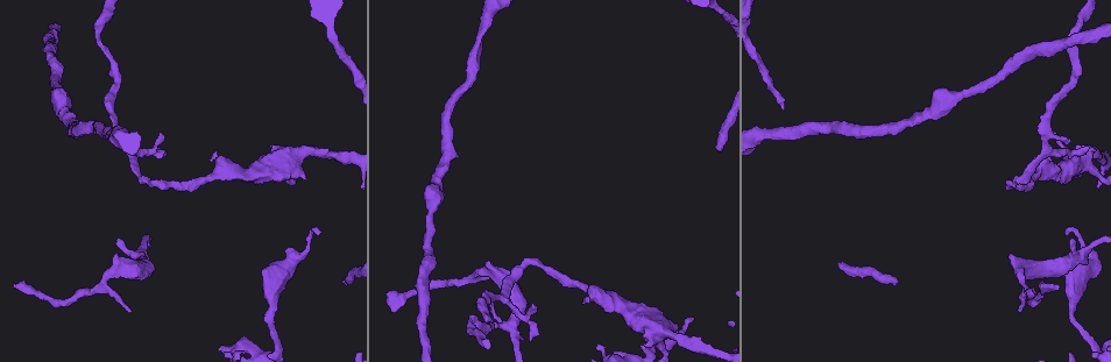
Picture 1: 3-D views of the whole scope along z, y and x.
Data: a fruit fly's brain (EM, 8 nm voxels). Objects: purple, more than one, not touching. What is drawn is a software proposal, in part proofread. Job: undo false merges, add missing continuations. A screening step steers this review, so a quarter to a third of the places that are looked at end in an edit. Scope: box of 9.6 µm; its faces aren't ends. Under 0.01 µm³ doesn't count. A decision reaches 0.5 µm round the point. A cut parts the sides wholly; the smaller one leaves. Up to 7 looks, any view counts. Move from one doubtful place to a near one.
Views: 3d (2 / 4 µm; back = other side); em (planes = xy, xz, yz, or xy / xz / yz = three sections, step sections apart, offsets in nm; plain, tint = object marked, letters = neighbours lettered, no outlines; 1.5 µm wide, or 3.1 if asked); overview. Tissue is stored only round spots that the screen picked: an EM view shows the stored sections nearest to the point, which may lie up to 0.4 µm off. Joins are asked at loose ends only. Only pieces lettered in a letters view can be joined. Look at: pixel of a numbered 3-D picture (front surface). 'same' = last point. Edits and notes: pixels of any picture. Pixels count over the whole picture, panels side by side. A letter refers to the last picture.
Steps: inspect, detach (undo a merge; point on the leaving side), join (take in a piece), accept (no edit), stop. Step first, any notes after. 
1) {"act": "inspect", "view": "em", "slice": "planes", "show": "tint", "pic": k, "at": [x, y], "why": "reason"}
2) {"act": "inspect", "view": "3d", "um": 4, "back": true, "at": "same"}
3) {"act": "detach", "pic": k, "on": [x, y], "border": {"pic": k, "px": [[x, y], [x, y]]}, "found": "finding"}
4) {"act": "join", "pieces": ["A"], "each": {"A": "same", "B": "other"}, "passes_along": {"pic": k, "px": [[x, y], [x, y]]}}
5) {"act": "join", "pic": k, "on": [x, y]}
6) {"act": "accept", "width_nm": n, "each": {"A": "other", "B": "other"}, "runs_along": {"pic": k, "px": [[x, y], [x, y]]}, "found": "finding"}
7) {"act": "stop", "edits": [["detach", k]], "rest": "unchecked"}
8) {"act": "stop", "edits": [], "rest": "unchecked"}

{"act": "inspect", "view": "em", "slice": "xy", "step": 4, "show": "tint", "pic": 1, "at": [299, 256], "why": "thick turns thin"}

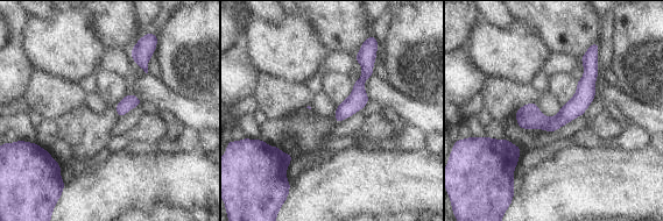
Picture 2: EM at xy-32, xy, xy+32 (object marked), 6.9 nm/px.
{"act": "inspect", "view": "em", "slice": "planes", "show": "letters", "at": "same", "why": "cut it another way"}

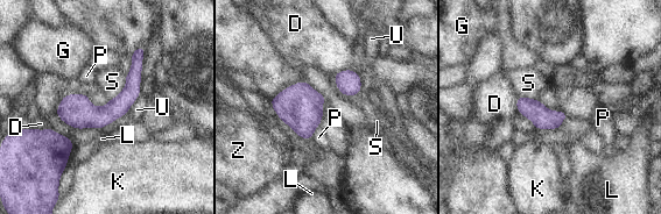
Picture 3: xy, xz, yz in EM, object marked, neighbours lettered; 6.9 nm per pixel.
{"act": "accept", "width_nm": 150, "each": {"D": "other", "G": "other", "K": "other", "L": "other", "P": "other", "S": "other", "U": "other", "Z": "other"}, "border": {"pic": 3, "px": [[358, 73], [360, 80], [359, 93]]}, "found": "continuous, no second neuron"}

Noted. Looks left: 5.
{"act": "inspect", "view": "em", "slice": "planes", "show": "letters", "pic": 1, "at": [1086, 147], "why": "branch stops here"}

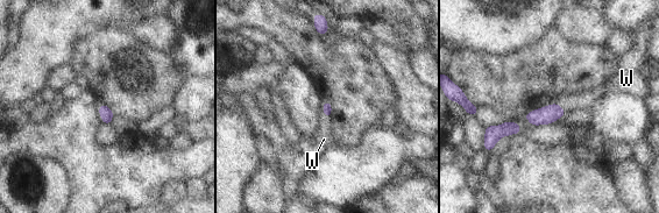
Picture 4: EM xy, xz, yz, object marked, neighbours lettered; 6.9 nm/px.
{"act": "join", "pieces": ["W"], "longest_contact_nm": ["W", 100], "each": {"W": "same"}, "passes_along": {"pic": 4, "px": [[545, 115], [561, 107], [585, 99]]}, "found": "the neuron continues"}

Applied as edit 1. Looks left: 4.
{"act": "inspect", "view": "overview", "why": "redraw"}

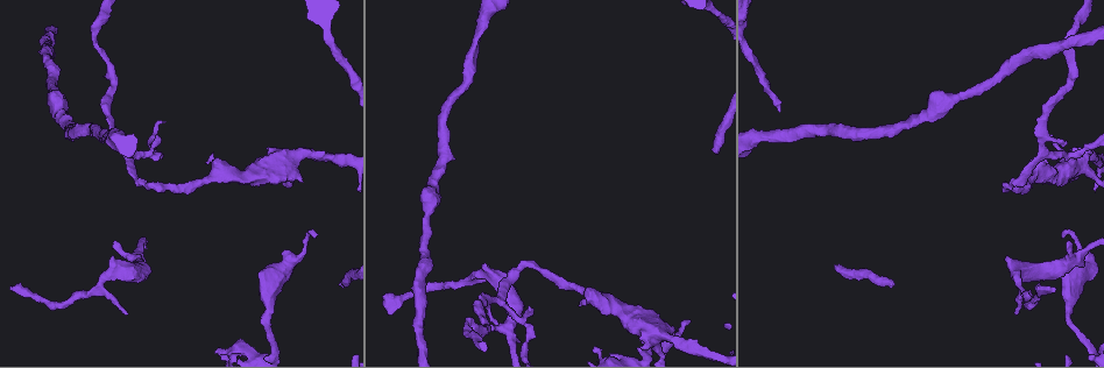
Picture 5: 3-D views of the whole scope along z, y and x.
{"act": "inspect", "view": "3d", "um": 2, "back": true, "pic": 5, "at": [386, 308]}

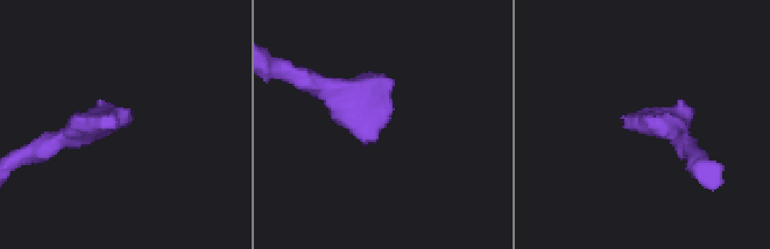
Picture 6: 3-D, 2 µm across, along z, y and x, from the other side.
{"act": "inspect", "view": "em", "slice": "xz", "step": 8, "show": "letters", "pic": 6, "at": [125, 123], "why": "shape alone is not enough"}

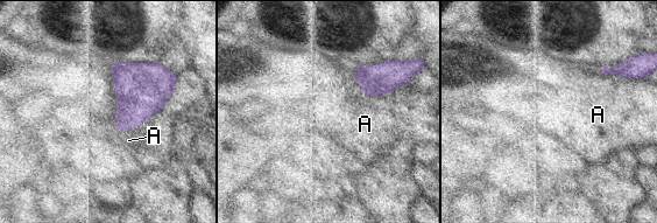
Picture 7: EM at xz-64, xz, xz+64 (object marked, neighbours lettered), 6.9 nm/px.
{"act": "inspect", "view": "em", "slice": "planes", "show": "letters", "at": "same"}

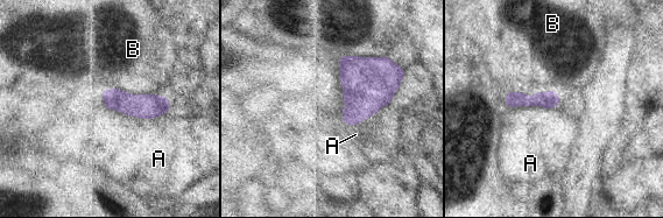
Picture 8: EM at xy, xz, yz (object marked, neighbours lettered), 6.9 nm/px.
{"act": "accept", "longest_contact_nm": ["B", 420], "each": {"A": "other", "B": "other"}, "runs_along": {"pic": 8, "px": [[508, 96], [513, 99], [556, 102]]}, "found": "no lettered piece goes on from it"}

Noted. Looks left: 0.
{"act": "stop", "edits": [["join", 4]], "rest": "unchecked"}

